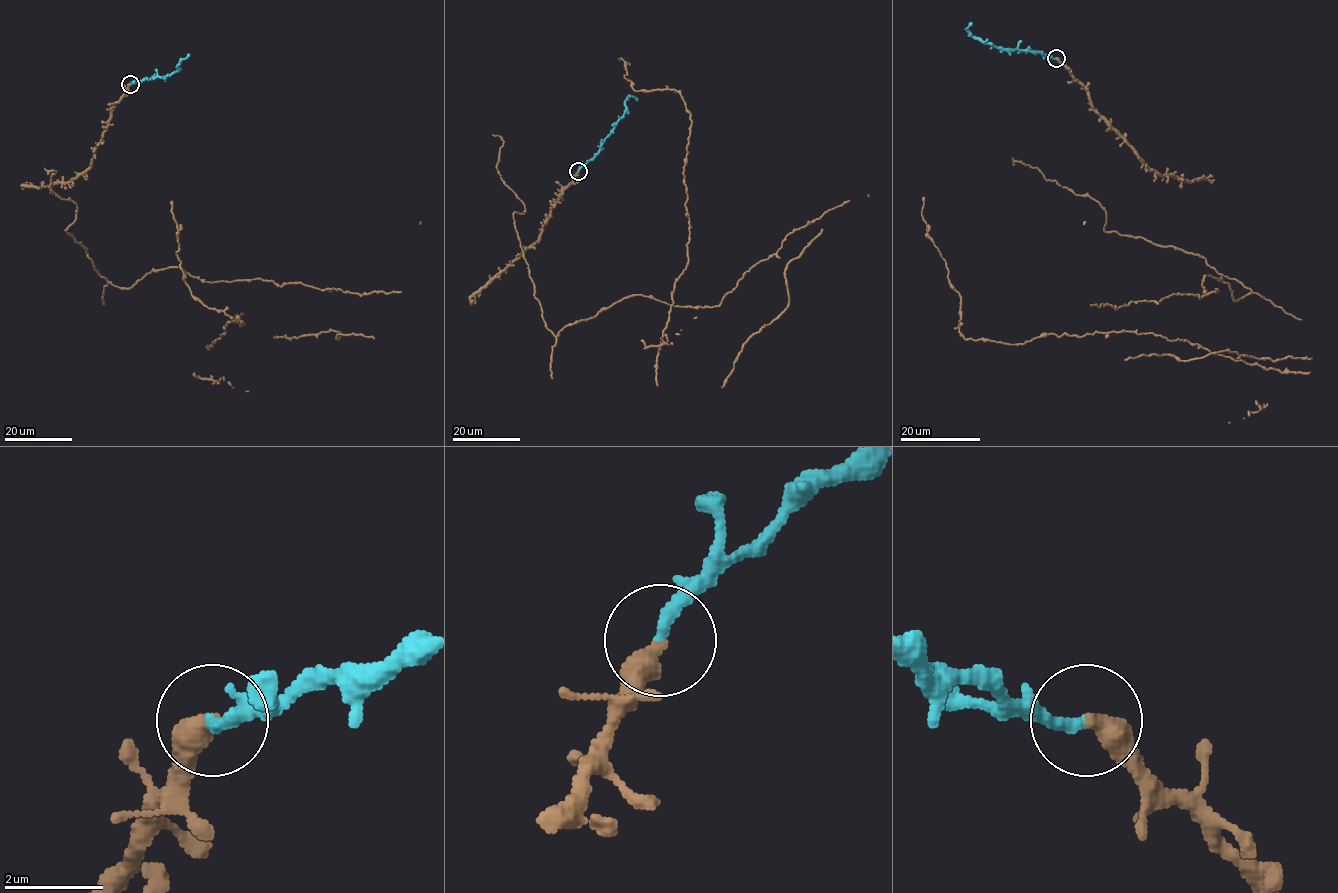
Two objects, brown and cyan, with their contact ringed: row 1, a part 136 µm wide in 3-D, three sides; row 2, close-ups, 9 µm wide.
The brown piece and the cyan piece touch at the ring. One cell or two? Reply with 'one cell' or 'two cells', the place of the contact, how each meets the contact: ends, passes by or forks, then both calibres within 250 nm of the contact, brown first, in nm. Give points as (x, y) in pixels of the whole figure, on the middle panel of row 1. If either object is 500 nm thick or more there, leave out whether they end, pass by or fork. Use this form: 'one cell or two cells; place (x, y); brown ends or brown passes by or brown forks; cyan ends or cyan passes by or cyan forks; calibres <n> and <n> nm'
one cell; place (578, 171); brown ends; cyan ends; calibres 440 and 260 nm

